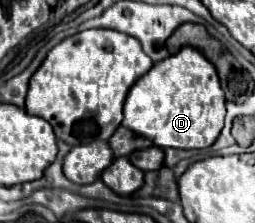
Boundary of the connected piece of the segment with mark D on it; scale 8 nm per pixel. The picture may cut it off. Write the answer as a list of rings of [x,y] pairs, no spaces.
[[[183,47],[177,55],[171,55],[151,67],[147,75],[143,75],[129,91],[129,97],[125,99],[123,115],[125,119],[122,125],[127,129],[147,137],[153,141],[153,145],[167,149],[205,149],[215,143],[223,129],[223,119],[226,115],[226,99],[223,89],[219,85],[219,77],[215,67],[193,47]]]

